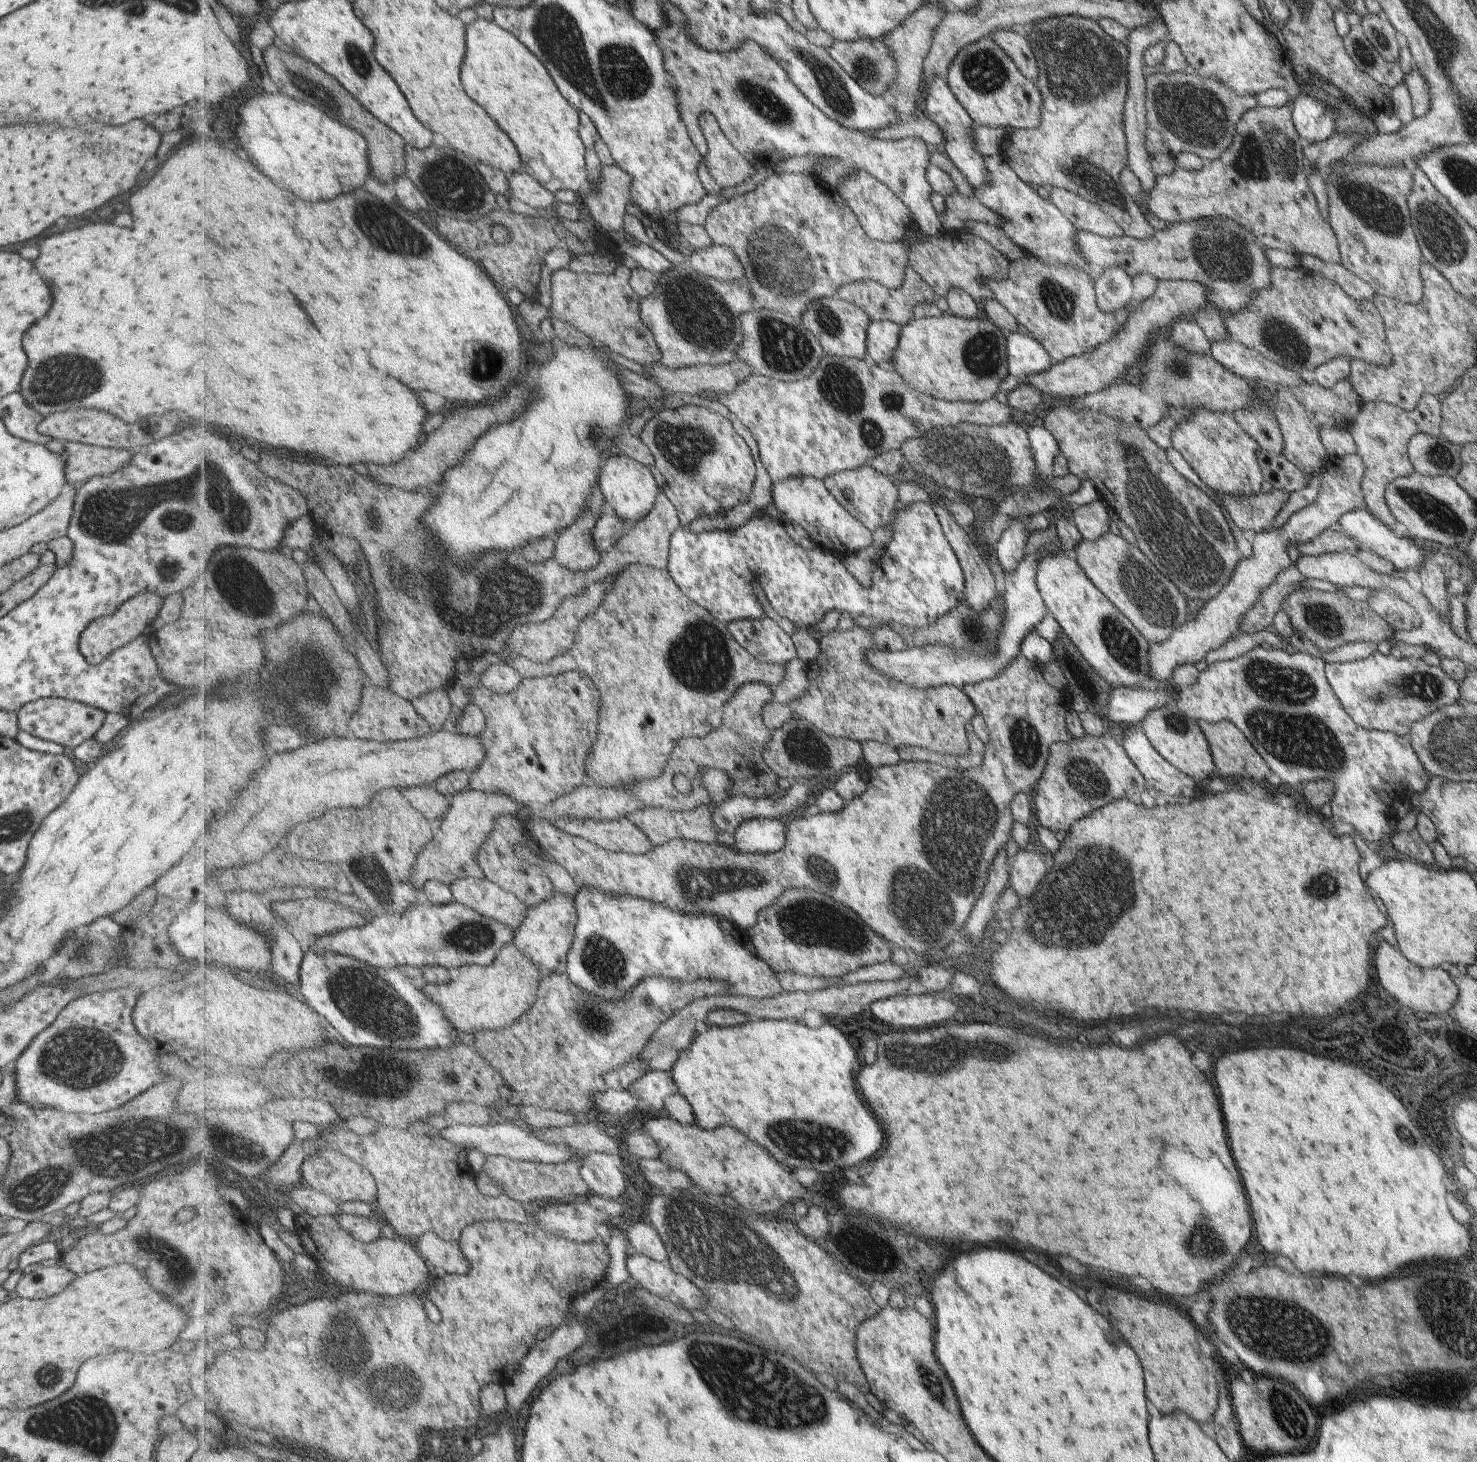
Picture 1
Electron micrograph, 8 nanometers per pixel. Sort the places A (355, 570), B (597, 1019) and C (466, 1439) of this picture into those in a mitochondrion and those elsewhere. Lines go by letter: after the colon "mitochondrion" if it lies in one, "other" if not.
A: other
B: mitochondrion
C: other

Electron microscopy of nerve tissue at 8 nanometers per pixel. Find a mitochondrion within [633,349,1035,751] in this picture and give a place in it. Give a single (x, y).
(701, 659)

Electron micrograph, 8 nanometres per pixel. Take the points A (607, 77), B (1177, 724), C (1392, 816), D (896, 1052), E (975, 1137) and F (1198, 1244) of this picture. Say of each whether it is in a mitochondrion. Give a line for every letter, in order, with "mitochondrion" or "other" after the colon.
A: mitochondrion
B: mitochondrion
C: other
D: mitochondrion
E: other
F: mitochondrion

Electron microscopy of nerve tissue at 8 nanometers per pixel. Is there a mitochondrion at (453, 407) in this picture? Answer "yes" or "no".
no

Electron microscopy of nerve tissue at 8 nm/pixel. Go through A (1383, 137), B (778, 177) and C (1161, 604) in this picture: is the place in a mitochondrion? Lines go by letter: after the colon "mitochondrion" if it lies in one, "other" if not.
A: other
B: other
C: mitochondrion

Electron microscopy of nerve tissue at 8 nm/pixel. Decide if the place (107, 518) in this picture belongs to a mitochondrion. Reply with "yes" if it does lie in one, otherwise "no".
yes

